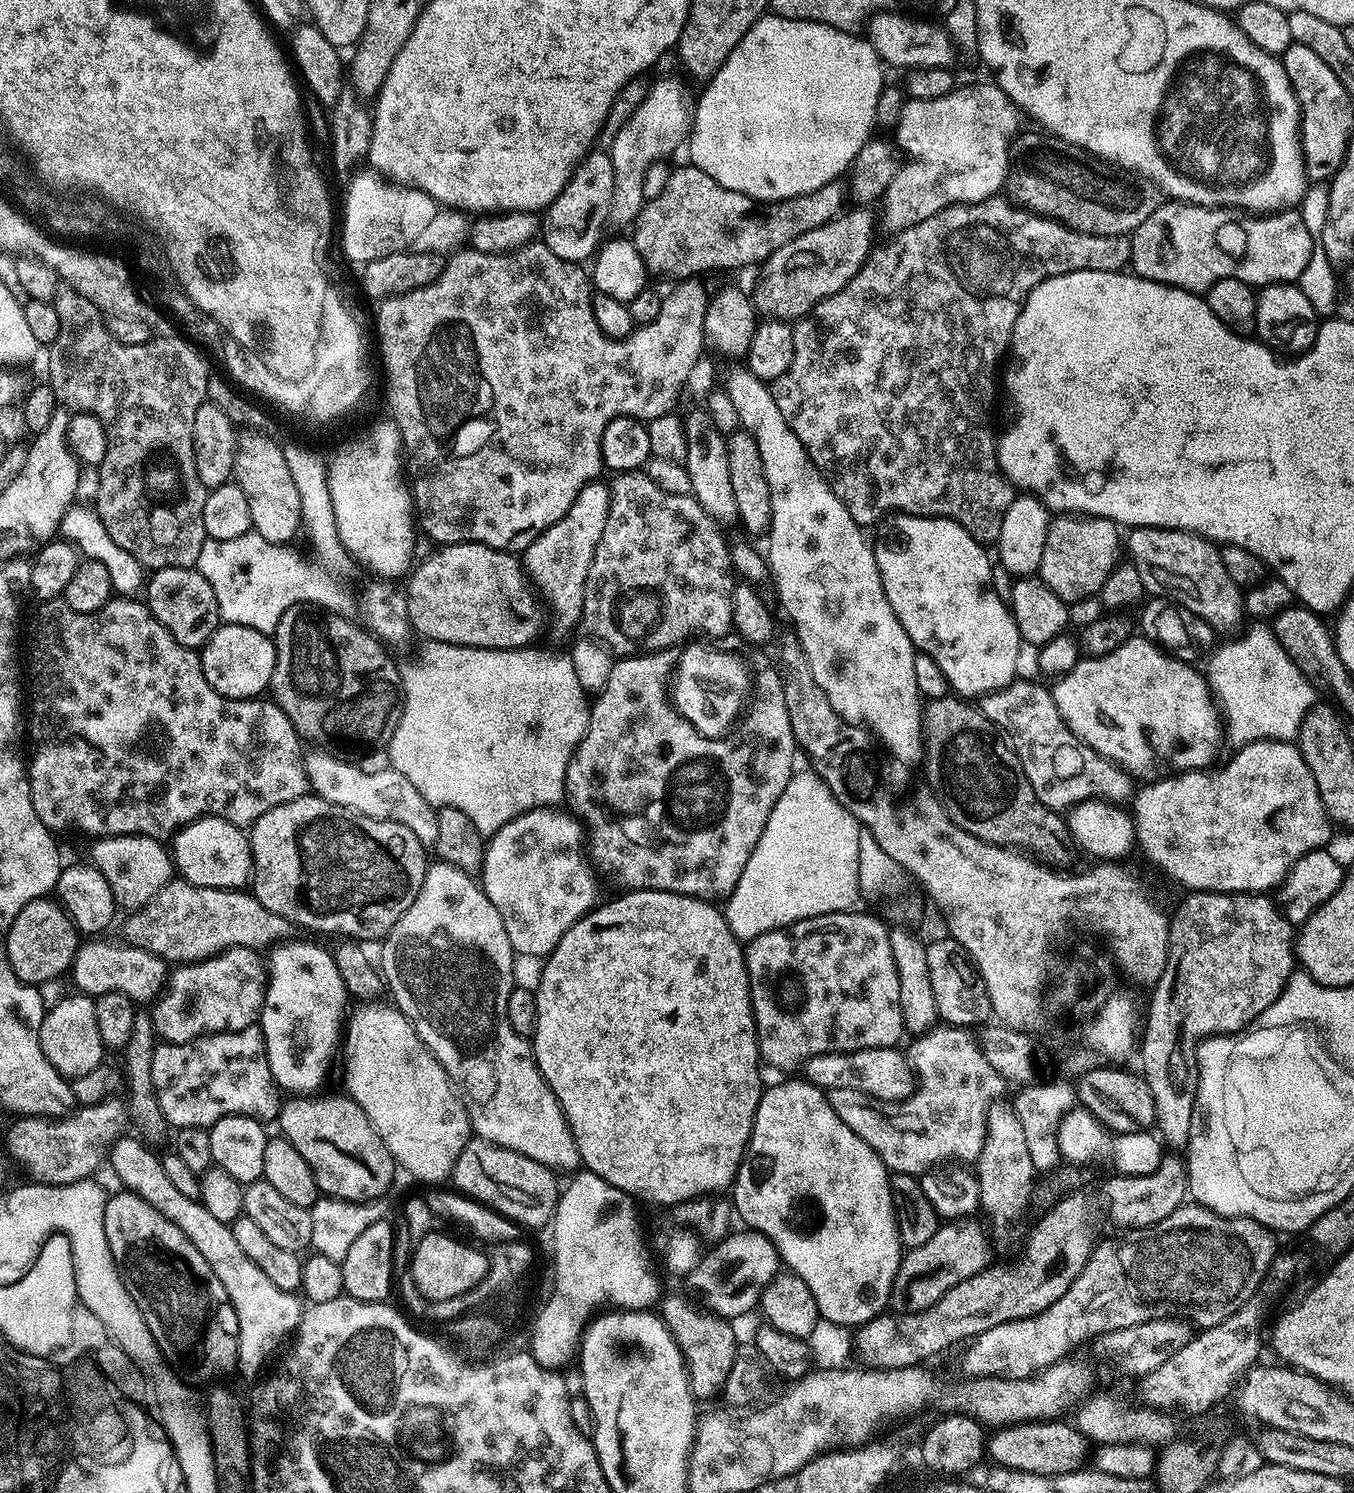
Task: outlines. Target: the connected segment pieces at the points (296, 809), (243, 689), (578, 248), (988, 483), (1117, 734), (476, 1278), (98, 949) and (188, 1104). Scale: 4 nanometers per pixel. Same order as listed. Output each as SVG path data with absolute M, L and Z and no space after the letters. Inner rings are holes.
M305 794L266 810L262 818L250 825L250 843L250 891L266 910L286 918L289 925L297 924L312 932L341 932L341 937L361 942L383 941L394 922L410 910L410 902L418 898L430 863L429 857L424 857L425 845L414 838L414 830L393 820L370 818L331 804L315 794Z
M221 623L199 653L206 682L227 700L251 700L269 691L276 665L276 642L269 633L250 626Z
M593 150L581 160L558 198L543 209L542 243L563 260L584 262L584 259L595 257L605 235L604 227L610 224L613 202L614 166L611 155L604 150Z
M1000 199L983 200L977 204L952 204L914 226L899 229L885 248L877 247L873 251L862 270L858 270L858 274L854 274L854 278L850 278L838 294L830 294L830 298L818 302L818 306L814 306L807 316L795 321L792 361L786 374L771 381L772 397L782 412L782 418L812 460L812 465L828 481L834 494L861 526L879 525L889 514L953 520L979 544L995 545L998 534L1002 534L1002 518L1006 518L1006 510L1010 510L1010 502L1014 499L1014 485L1004 477L996 457L998 432L992 429L992 403L996 400L996 367L1004 352L1006 356L1009 351L1018 314L1024 309L1030 293L1044 280L1078 270L1118 272L1129 267L1132 242L1128 236L1095 236L1079 232L1067 224L1029 212L1011 199Z
M1134 634L1118 650L1110 654L1082 658L1065 676L1051 685L1050 691L1062 714L1064 724L1092 752L1119 764L1129 776L1141 781L1157 779L1156 752L1164 760L1169 760L1176 770L1204 770L1213 763L1216 746L1220 739L1220 720L1203 675L1195 672L1191 663L1175 660L1162 648L1156 647L1143 635Z
M433 1230L425 1233L423 1237L415 1241L412 1252L412 1276L411 1283L415 1284L418 1291L427 1300L445 1300L446 1298L458 1298L458 1294L466 1294L468 1288L478 1286L482 1278L488 1273L487 1251L479 1252L472 1244L463 1244L452 1236L447 1236L441 1230Z
M92 938L81 943L76 949L76 957L70 969L70 977L76 983L77 993L93 998L111 992L126 994L137 1002L152 1002L164 991L170 975L169 965L161 958L150 954L137 944L121 942L115 944L108 938ZM149 1000L149 1001L146 1001Z
M259 1026L244 1028L241 1032L217 1032L191 1040L188 1044L157 1043L152 1063L152 1081L165 1121L173 1129L186 1126L211 1128L227 1116L249 1116L261 1122L275 1121L280 1115L281 1089L270 1074L266 1058L266 1042Z

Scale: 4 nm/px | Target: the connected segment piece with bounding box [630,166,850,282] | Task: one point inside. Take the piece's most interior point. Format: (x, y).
(694, 226)

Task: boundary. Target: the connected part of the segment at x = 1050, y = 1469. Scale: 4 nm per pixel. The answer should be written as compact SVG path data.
M1063 1419L1041 1420L1039 1422L1029 1422L1026 1424L1010 1424L1006 1428L997 1428L987 1437L986 1456L993 1464L1001 1464L1010 1470L1030 1470L1034 1474L1046 1474L1047 1476L1057 1476L1067 1472L1077 1471L1084 1460L1084 1455L1088 1452L1090 1441L1087 1436L1081 1435L1071 1424L1063 1424Z

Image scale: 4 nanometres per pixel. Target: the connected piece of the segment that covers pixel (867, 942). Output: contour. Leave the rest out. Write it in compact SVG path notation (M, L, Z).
M860 911L815 916L747 941L744 965L748 968L748 985L752 991L756 1045L765 1065L799 1069L804 1061L818 1054L896 1048L899 1040L905 1039L898 1000L898 970L894 970L894 954L890 954L889 925Z

